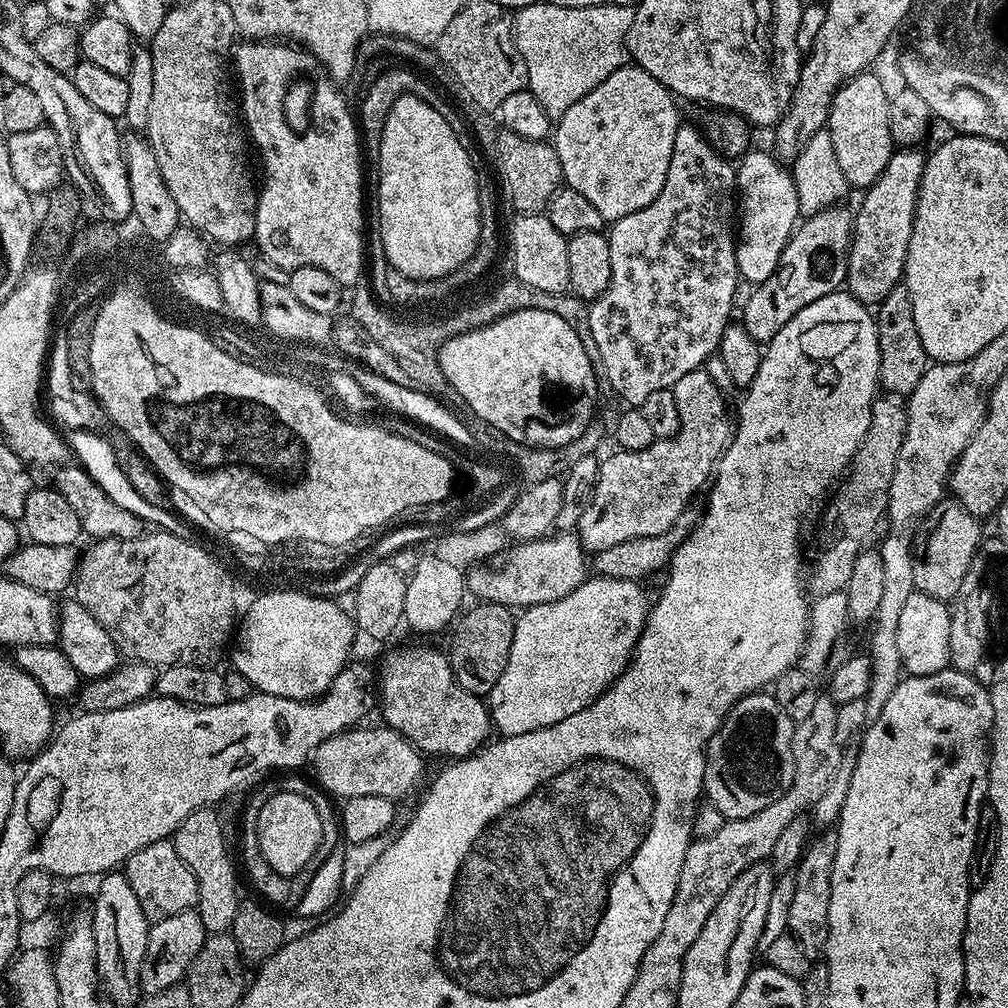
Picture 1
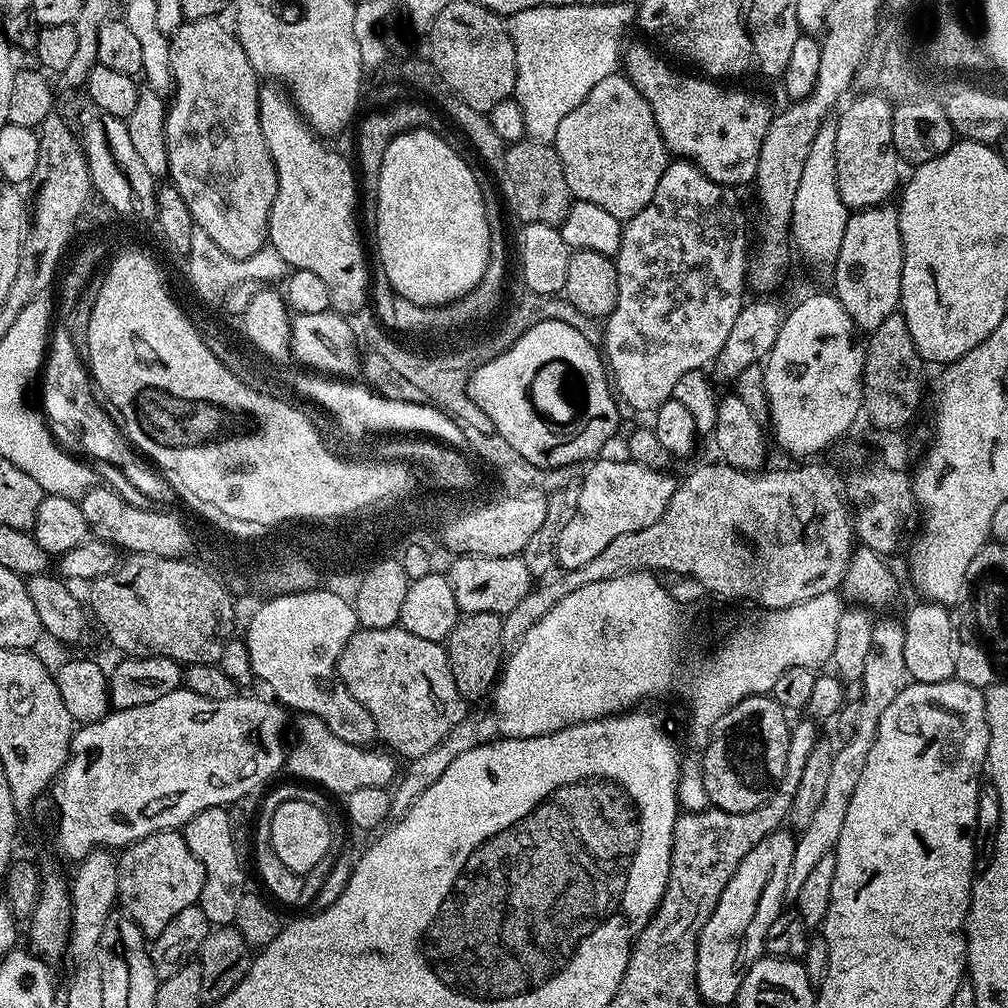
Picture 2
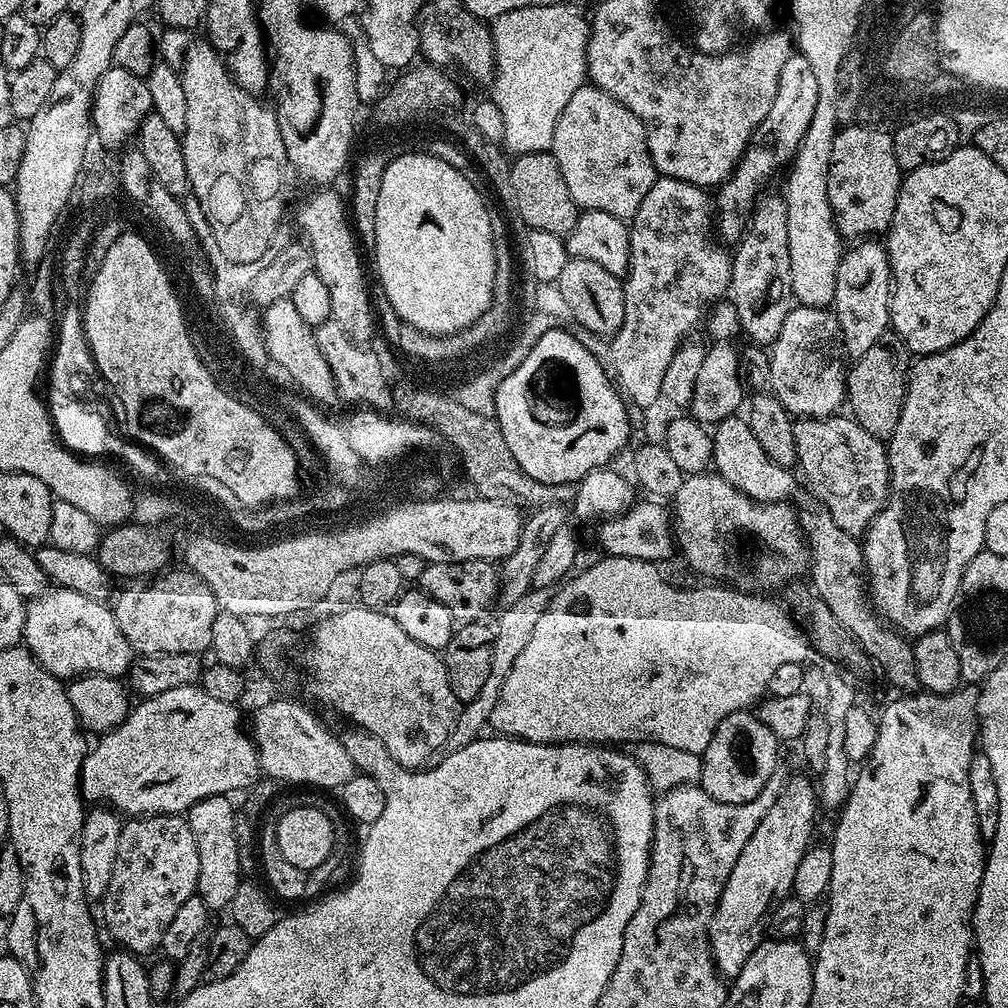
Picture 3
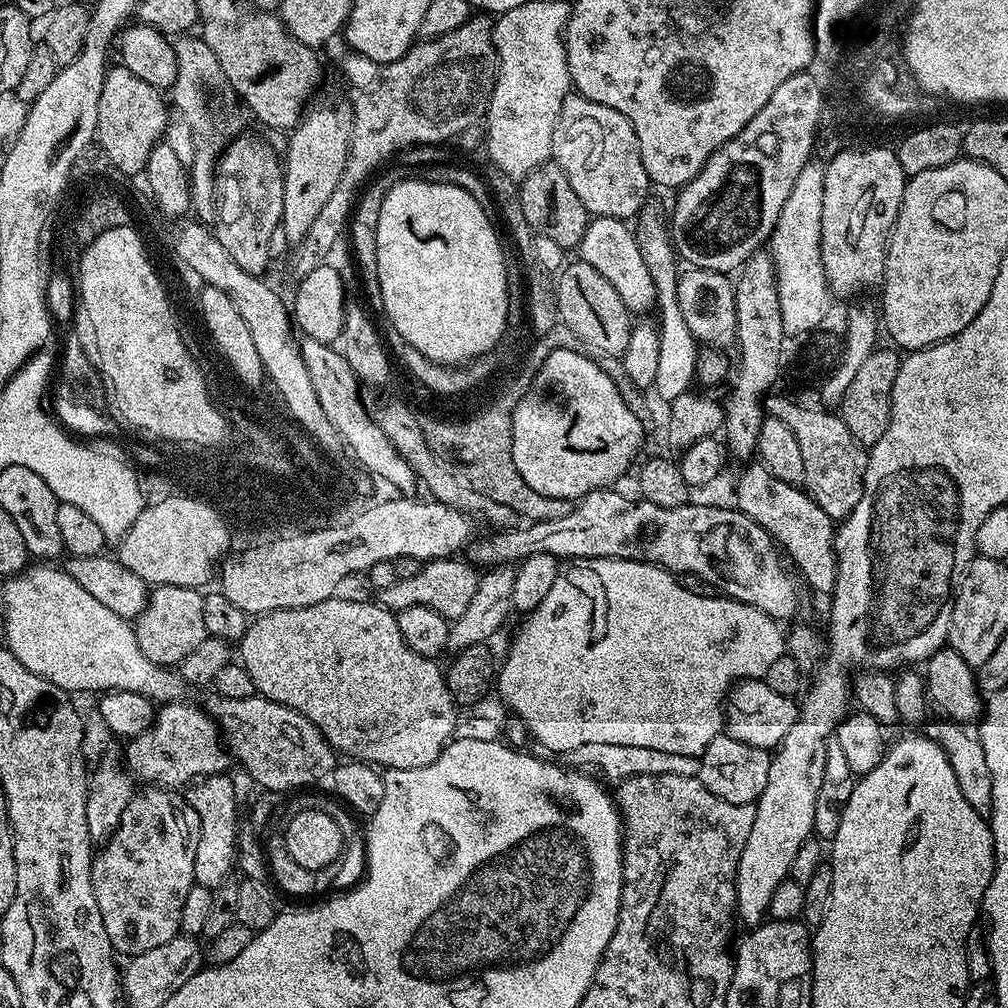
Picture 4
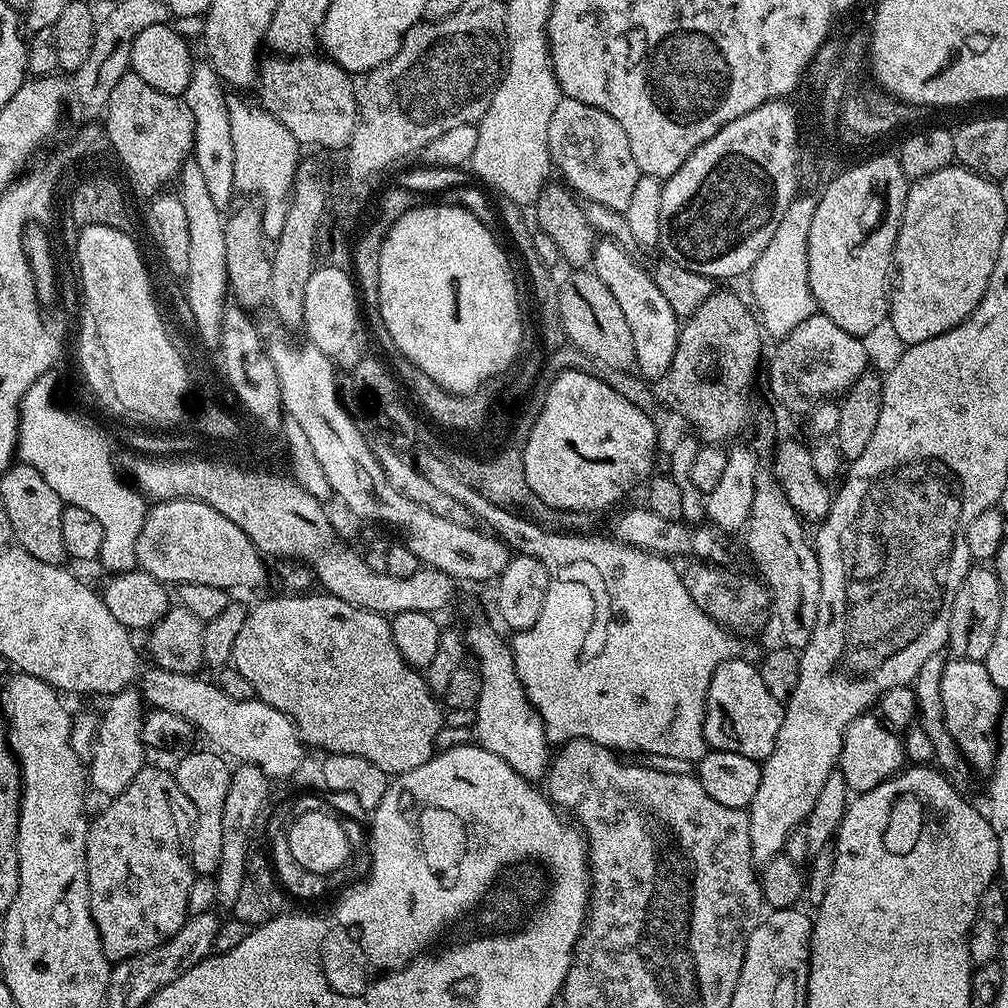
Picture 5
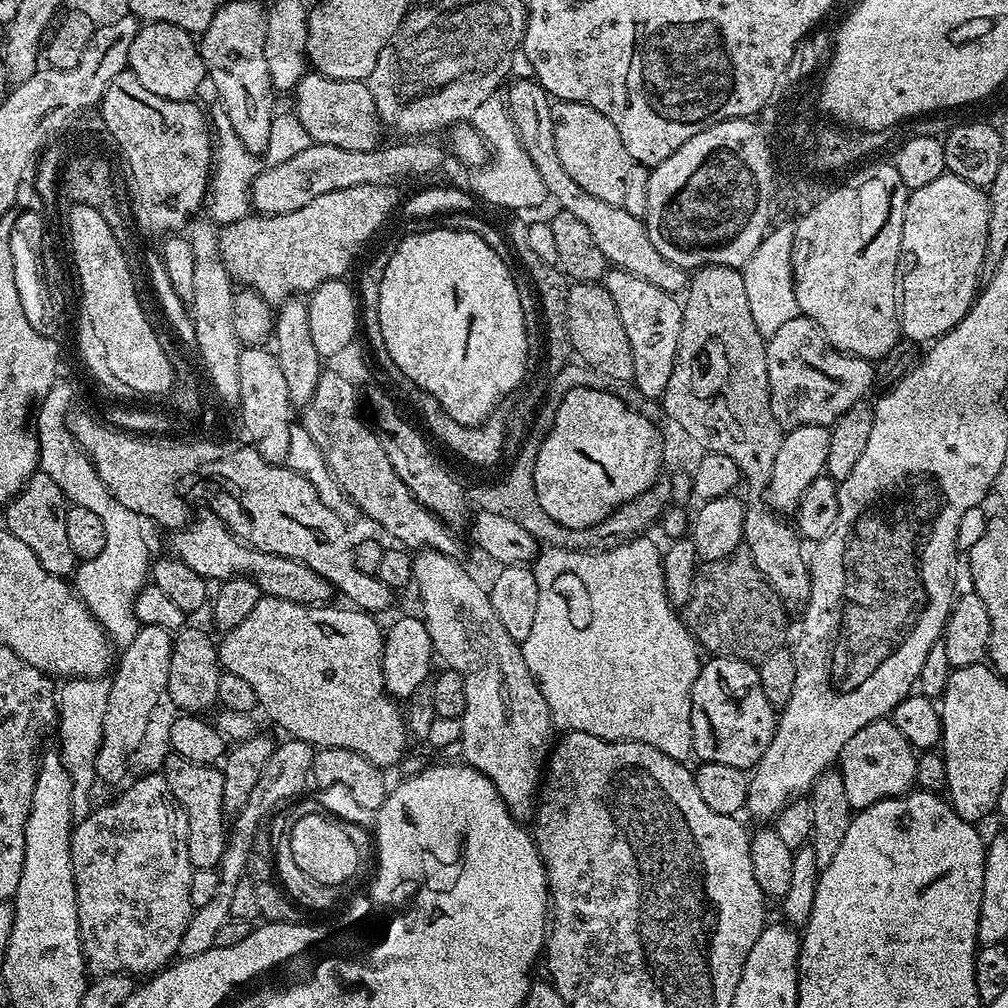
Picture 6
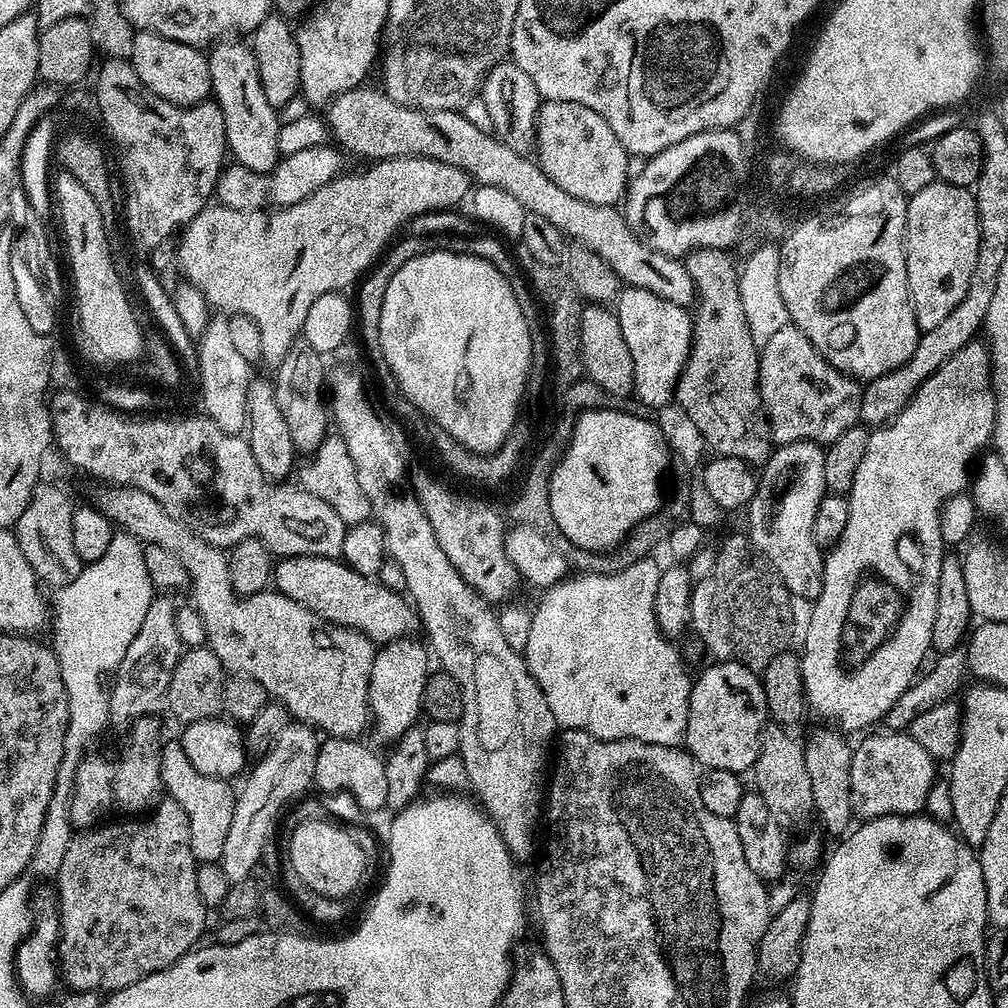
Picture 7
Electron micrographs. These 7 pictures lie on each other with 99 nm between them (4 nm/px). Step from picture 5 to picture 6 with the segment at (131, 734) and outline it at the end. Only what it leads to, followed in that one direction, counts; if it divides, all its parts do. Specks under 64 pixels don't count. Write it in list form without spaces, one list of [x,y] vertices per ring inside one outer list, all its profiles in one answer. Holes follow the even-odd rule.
[[[143,625],[138,634],[134,634],[134,642],[119,653],[118,667],[110,676],[112,685],[106,702],[106,718],[102,718],[102,746],[96,759],[97,781],[116,784],[127,774],[128,763],[148,732],[148,723],[160,704],[160,696],[162,700],[168,691],[173,639],[173,633],[162,626]]]

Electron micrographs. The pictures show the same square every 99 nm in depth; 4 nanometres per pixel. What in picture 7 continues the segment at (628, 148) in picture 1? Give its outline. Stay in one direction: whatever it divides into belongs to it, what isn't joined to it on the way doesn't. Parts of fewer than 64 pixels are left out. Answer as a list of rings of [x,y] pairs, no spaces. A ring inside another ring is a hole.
[[[544,100],[536,116],[535,159],[540,169],[562,190],[582,198],[582,202],[594,202],[598,206],[616,206],[621,203],[629,179],[626,172],[627,152],[618,142],[618,134],[610,130],[606,118],[578,102]]]

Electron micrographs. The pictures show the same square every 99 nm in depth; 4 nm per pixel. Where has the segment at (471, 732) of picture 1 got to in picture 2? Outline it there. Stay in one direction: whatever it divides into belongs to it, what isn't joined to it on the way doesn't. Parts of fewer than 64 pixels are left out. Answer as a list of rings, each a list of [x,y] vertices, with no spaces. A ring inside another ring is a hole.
[[[399,626],[357,630],[346,642],[336,663],[336,672],[352,697],[370,710],[370,718],[374,718],[376,723],[377,737],[385,740],[389,744],[385,745],[405,761],[422,758],[422,754],[434,750],[434,746],[438,746],[438,742],[442,742],[442,738],[446,738],[446,734],[450,734],[450,730],[454,730],[454,726],[458,726],[466,715],[466,702],[454,686],[447,647],[441,642],[426,642],[426,638],[418,638],[410,634],[410,630]]]

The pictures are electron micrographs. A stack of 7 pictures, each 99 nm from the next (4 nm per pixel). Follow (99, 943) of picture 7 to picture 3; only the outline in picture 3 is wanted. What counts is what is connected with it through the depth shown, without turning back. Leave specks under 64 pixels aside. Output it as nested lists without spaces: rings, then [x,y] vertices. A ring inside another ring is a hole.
[[[183,815],[174,816],[137,816],[123,821],[124,829],[122,838],[118,838],[118,858],[114,862],[114,874],[110,874],[110,884],[106,886],[106,894],[102,901],[104,907],[104,924],[108,927],[108,932],[117,940],[121,949],[127,950],[133,954],[145,954],[144,952],[157,951],[162,942],[162,934],[166,934],[166,926],[170,926],[170,921],[174,919],[174,914],[182,907],[182,902],[186,898],[196,895],[198,886],[198,846],[194,842],[194,834],[190,830],[187,819]]]

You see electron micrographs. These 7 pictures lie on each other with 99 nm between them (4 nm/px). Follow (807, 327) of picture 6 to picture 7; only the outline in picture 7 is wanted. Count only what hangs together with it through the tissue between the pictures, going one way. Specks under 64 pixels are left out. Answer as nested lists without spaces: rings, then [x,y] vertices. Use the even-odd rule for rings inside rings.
[[[793,323],[782,326],[778,334],[773,334],[770,342],[766,342],[759,349],[760,375],[759,387],[761,409],[767,417],[768,428],[771,432],[771,443],[779,446],[788,443],[808,440],[821,446],[833,444],[846,430],[857,427],[860,420],[860,403],[862,402],[862,384],[846,373],[840,372],[818,354],[818,350],[798,330]]]

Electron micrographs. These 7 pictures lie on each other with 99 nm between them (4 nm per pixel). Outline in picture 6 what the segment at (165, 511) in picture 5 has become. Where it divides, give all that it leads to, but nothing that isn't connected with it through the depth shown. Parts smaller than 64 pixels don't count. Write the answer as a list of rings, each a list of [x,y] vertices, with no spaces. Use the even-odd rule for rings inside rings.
[[[205,511],[203,515],[197,515],[173,535],[176,537],[172,540],[171,551],[177,560],[186,562],[190,570],[198,570],[198,574],[202,574],[209,582],[247,578],[260,587],[263,595],[282,598],[286,602],[295,604],[324,606],[331,601],[328,599],[334,596],[334,589],[332,583],[322,574],[310,570],[310,566],[294,558],[282,558],[278,554],[250,548],[239,540],[213,512]]]

